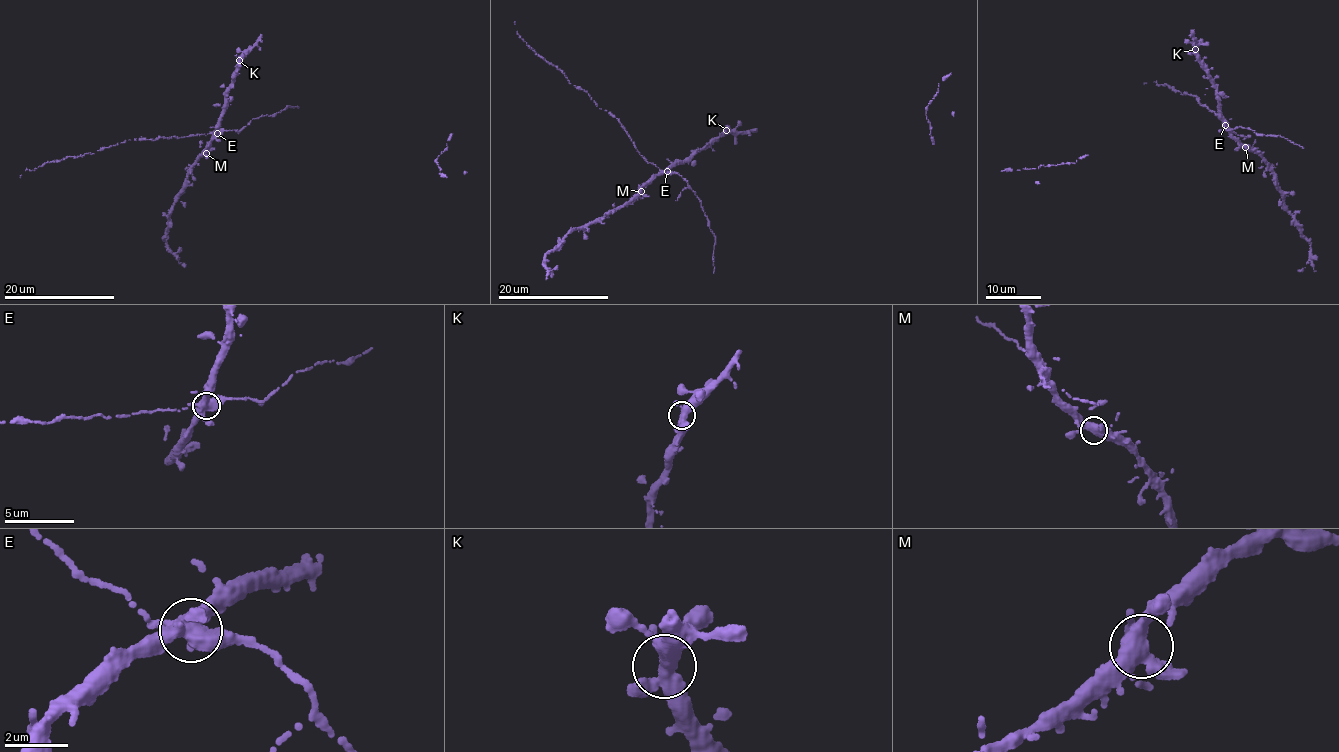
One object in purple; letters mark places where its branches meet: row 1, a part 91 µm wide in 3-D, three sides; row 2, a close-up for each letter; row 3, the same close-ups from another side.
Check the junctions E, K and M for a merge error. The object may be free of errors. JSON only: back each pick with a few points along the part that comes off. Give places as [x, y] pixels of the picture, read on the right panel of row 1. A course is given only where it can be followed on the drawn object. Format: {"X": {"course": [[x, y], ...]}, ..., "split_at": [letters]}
{"split_at": []}

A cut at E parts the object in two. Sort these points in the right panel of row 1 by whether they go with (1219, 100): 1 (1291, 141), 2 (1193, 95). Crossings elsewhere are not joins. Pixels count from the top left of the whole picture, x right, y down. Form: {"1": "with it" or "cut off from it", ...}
{"1": "cut off from it", "2": "cut off from it"}

